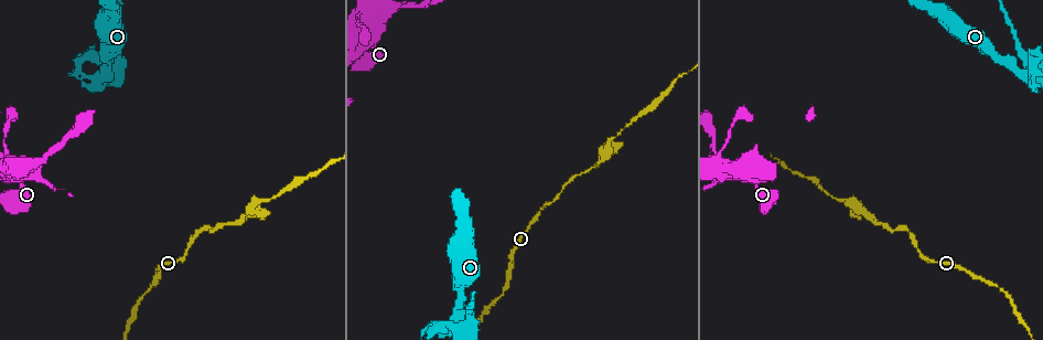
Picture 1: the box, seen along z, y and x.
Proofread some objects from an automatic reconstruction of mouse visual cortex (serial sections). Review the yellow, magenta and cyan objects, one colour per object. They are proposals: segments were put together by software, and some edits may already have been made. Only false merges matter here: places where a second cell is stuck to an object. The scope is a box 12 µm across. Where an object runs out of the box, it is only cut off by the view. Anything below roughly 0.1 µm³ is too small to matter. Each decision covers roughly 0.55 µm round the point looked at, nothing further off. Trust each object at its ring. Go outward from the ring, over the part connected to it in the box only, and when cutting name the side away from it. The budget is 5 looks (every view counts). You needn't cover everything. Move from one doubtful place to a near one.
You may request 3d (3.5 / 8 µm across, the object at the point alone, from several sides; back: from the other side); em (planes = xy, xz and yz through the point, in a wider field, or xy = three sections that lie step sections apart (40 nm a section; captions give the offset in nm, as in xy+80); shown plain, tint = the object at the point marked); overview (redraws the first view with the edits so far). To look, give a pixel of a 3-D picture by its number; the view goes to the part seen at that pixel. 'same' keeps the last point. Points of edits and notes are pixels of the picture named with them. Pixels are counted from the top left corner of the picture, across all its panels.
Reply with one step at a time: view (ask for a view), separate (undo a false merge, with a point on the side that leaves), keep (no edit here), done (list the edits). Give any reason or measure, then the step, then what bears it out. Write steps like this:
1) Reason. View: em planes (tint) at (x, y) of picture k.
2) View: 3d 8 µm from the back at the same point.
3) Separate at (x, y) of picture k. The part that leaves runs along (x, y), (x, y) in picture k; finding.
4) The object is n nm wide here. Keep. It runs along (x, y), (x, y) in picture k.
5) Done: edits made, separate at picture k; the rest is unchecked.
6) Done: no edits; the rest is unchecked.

Calibre changes. View: 3d 8 µm at (367, 16) of picture 1.

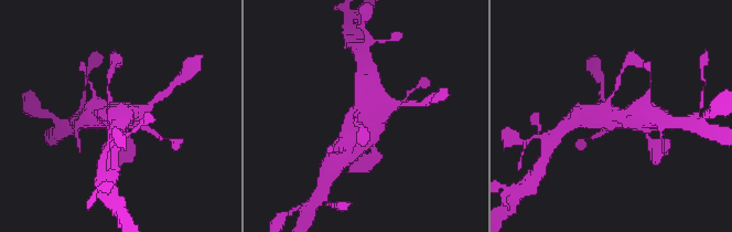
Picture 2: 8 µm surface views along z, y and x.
View: em planes (tint) at (364, 114) of picture 2.

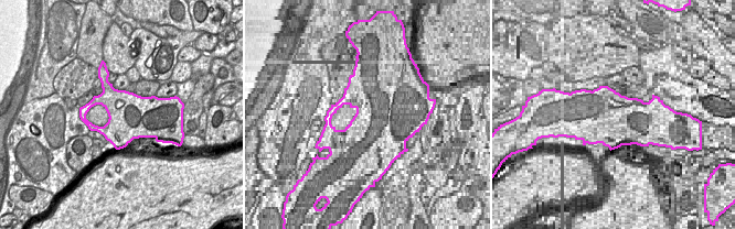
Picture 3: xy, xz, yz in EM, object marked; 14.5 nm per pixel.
Keep. It runs along (644, 130), (603, 104) in picture 2; continuous, no second cell.

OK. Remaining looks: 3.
Thick turns thin. View: 3d 3.5 µm at (845, 204) of picture 1.

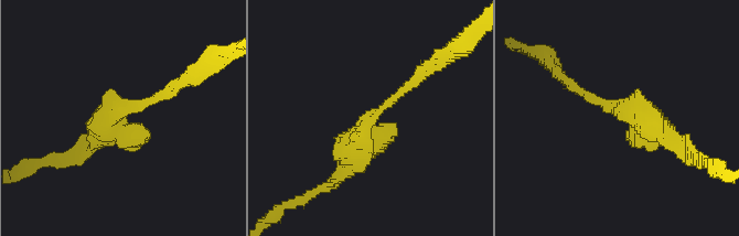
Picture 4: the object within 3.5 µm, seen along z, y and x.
The arms are 150, 400 nm wide; now the EM. View: em xy step 3 (tint) at (377, 113) of picture 4.

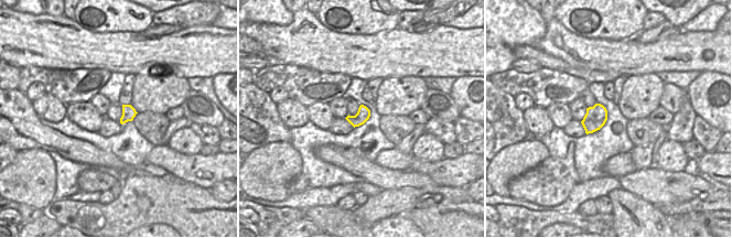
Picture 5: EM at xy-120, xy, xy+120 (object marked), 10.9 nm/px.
Keep. It runs along (350, 165), (363, 126), (427, 67) in picture 4; all the same cell.

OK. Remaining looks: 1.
Done: no edits; the rest is unchecked.

